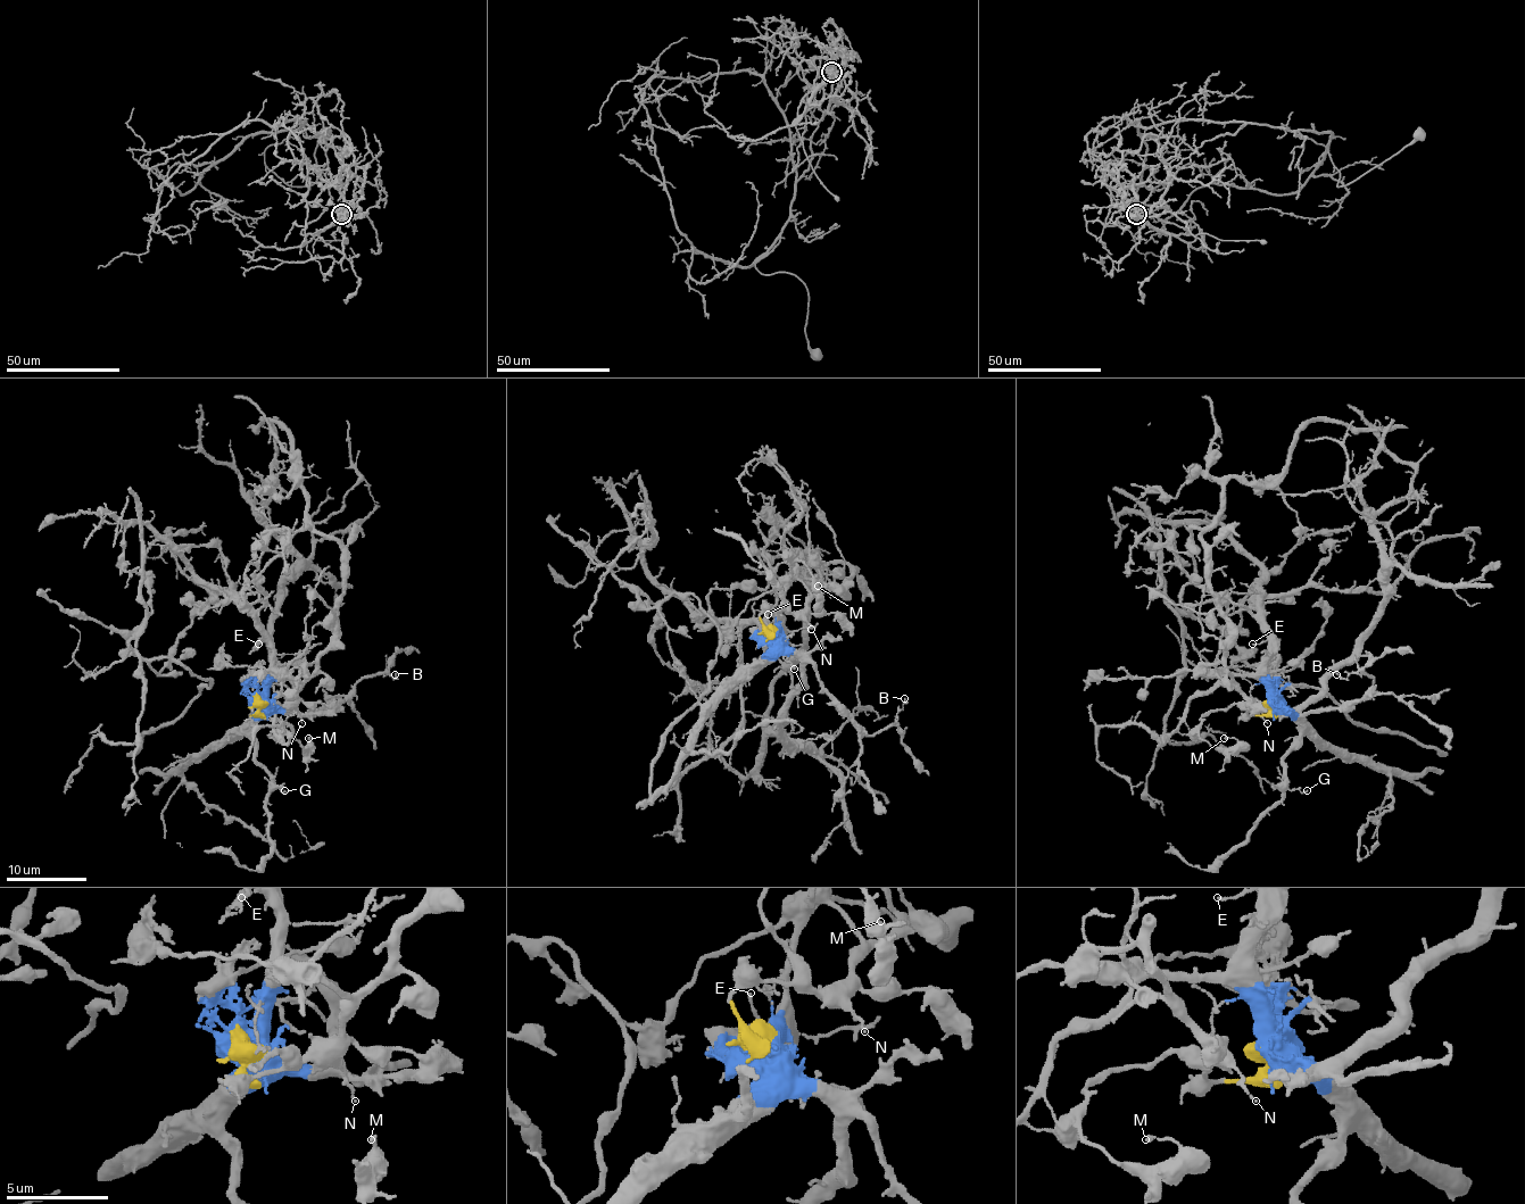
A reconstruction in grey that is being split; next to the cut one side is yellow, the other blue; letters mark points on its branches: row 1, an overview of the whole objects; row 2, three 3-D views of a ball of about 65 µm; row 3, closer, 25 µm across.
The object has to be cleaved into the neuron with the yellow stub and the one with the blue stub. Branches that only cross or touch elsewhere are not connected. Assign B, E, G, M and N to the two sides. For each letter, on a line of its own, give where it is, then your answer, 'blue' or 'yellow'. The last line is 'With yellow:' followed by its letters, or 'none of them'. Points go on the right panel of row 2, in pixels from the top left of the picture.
B: place (1336, 674); blue
E: place (1252, 644); blue
G: place (1307, 790); blue
M: place (1224, 738); yellow
N: place (1267, 723); yellow
With yellow: M, N

